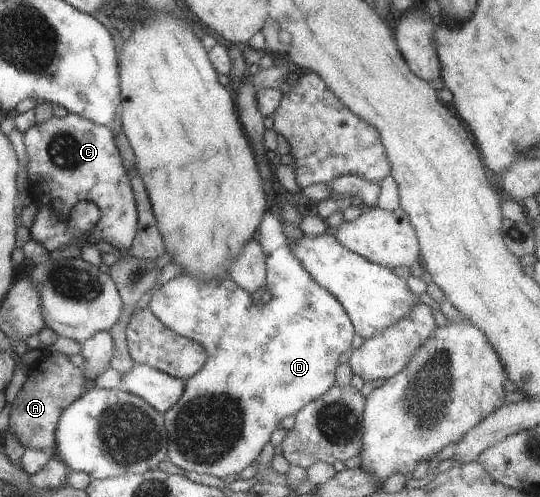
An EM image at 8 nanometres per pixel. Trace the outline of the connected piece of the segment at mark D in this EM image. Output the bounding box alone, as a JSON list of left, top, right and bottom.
[147,211,354,480]

